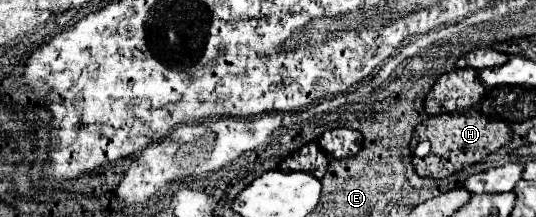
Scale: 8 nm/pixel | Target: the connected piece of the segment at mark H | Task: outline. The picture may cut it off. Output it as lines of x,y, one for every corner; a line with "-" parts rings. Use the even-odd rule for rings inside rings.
467,110
467,112
441,114
441,116
427,118
423,124
417,126
411,146
425,140
431,142
431,152
425,158
413,158
415,172
425,178
445,178
455,172
461,172
463,168
471,164
481,162
487,154
509,144
511,130
509,130
509,124
503,120
489,120
475,110

